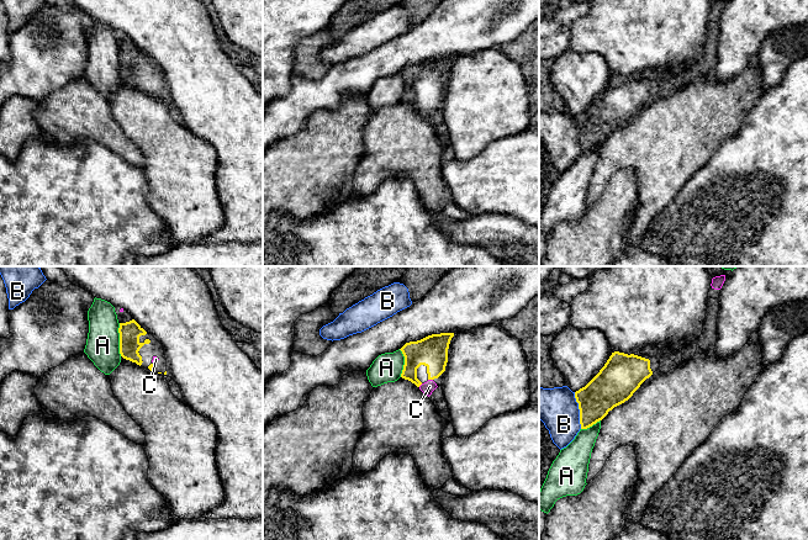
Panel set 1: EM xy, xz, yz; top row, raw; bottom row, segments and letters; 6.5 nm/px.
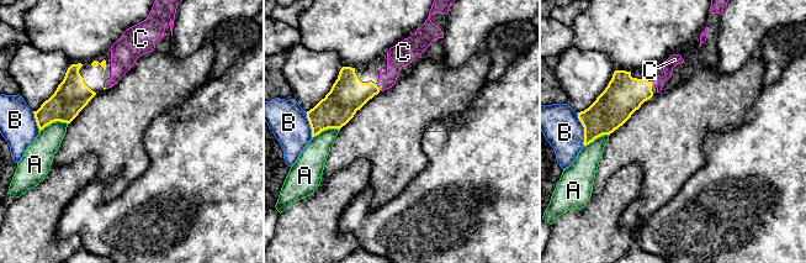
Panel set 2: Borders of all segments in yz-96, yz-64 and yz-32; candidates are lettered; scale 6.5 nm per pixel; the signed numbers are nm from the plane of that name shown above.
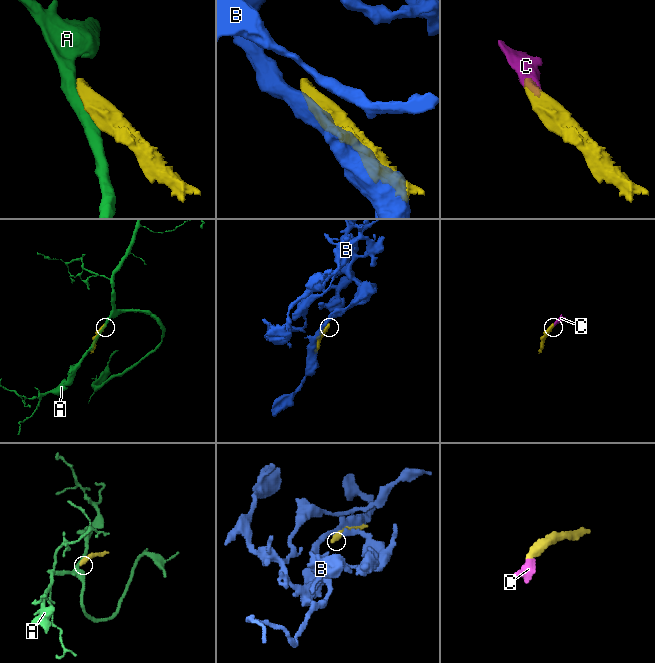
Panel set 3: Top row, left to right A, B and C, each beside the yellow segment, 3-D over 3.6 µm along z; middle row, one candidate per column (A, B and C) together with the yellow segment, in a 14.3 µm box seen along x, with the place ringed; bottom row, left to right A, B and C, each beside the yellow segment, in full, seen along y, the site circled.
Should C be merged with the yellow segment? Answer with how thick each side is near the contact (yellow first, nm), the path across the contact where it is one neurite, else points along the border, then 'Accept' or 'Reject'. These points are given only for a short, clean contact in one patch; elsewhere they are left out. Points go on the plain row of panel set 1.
Thickness 200 nm (yellow) against 80 nm. Path across: xz (432, 75), (431, 102), (429, 110). Accept

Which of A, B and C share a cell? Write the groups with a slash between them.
A / B / C

